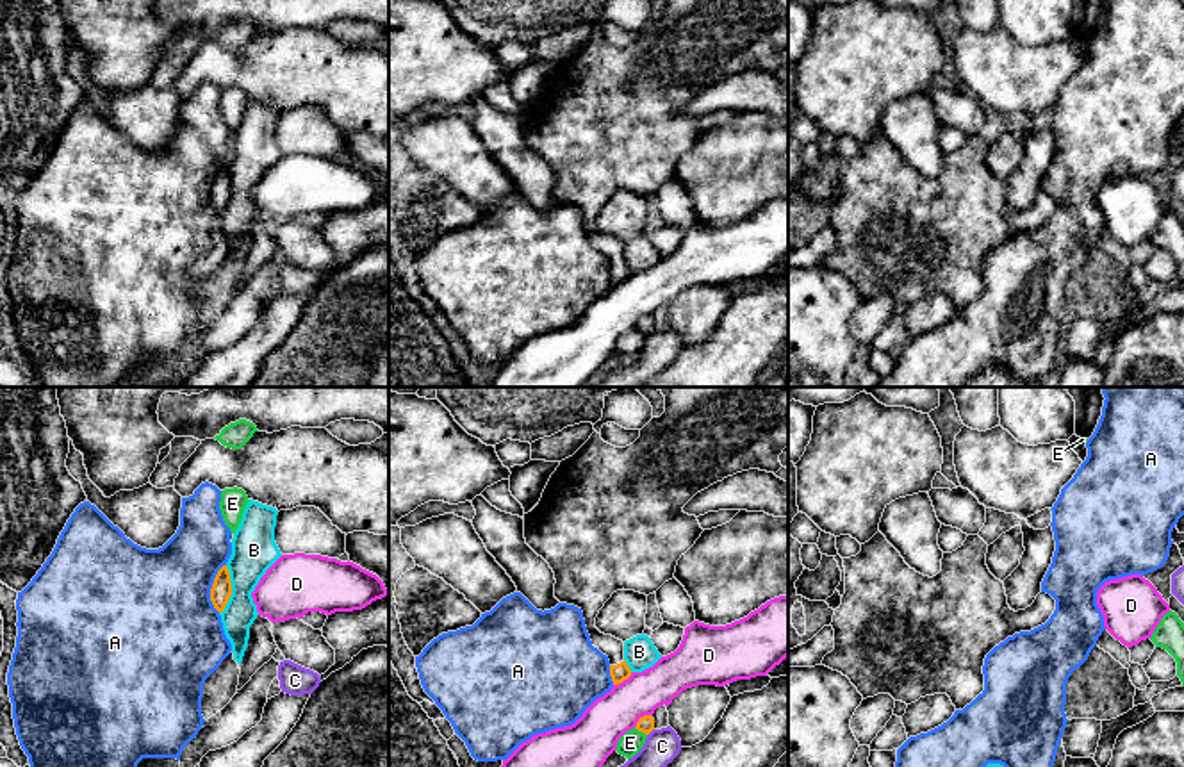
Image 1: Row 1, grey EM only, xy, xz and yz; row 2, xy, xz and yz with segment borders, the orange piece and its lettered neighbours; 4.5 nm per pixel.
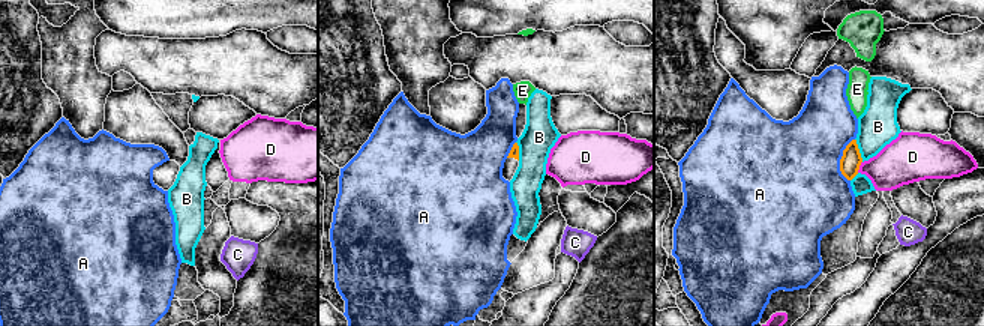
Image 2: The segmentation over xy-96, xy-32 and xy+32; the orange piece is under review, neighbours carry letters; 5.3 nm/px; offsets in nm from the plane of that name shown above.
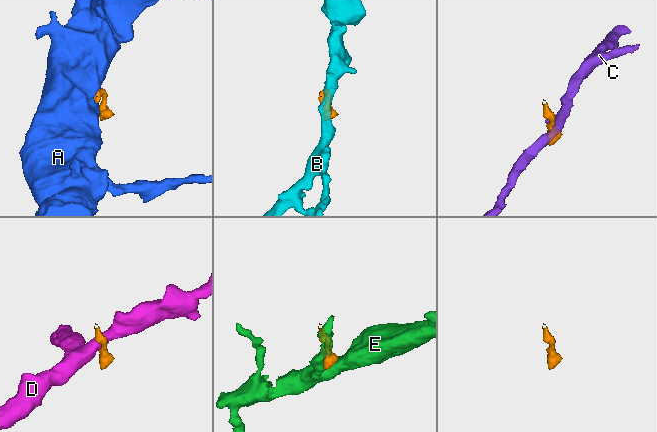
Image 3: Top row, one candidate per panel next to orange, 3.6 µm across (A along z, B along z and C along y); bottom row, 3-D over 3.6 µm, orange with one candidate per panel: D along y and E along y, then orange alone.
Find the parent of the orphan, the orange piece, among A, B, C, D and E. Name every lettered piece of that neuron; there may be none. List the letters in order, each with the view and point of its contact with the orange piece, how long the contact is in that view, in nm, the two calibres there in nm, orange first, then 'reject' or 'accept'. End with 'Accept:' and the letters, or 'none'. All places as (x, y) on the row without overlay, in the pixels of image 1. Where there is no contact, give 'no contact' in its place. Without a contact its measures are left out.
A: xy (211, 189) | 220 nm | 100/480 nm | reject
B: xy (230, 191) | 220 nm | 100/200 nm | reject
C: xz (651, 330) | 50 nm | 80/160 nm | reject
D: xz (641, 318) | 110 nm | 80/220 nm | reject
E: xz (641, 330) | 70 nm | 80/100 nm | reject
Accept: none

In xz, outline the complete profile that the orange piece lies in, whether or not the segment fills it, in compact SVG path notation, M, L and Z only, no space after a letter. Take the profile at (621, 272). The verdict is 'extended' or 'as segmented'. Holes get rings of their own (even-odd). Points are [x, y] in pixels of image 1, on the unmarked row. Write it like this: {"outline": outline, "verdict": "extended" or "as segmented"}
{"outline": "M665 0L665 12L653 18L633 45L615 48L594 32L572 57L560 62L539 105L522 118L524 139L553 169L555 198L583 212L592 246L610 260L613 285L628 280L631 269L624 260L624 243L596 228L599 210L617 191L649 196L672 180L678 161L704 132L697 118L685 114L683 107L697 93L736 73L760 70L776 75L783 68L779 55L786 46L788 0Z", "verdict": "extended"}

